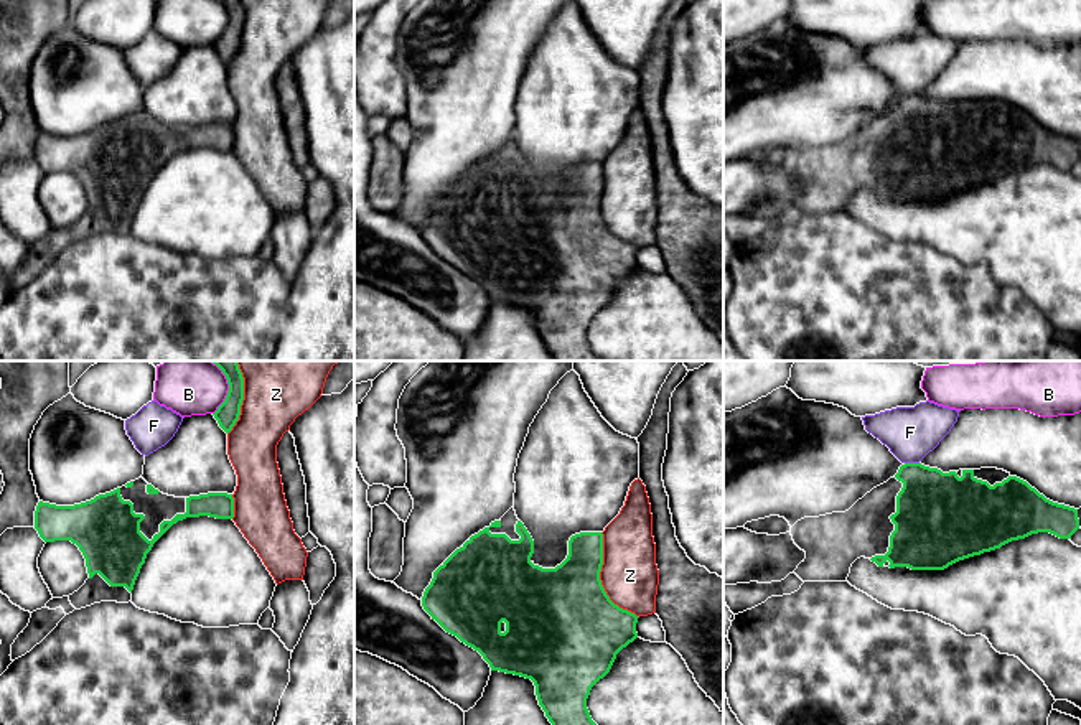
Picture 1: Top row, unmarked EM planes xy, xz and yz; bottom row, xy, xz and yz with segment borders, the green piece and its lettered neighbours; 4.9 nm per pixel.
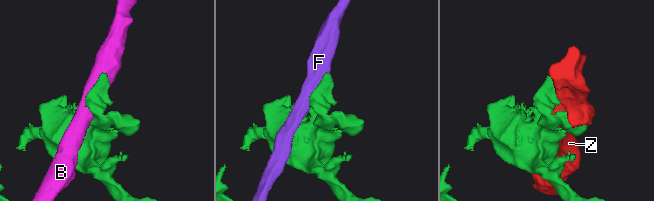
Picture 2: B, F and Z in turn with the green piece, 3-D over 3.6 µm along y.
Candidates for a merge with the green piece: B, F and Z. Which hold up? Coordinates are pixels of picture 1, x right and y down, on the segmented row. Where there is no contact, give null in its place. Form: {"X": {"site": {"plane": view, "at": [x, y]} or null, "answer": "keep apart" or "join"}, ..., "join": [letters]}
{"B": {"site": {"plane": "xy", "at": [229, 388]}, "answer": "keep apart"}, "F": {"site": {"plane": "yz", "at": [912, 463]}, "answer": "keep apart"}, "Z": {"site": {"plane": "xz", "at": [600, 580]}, "answer": "keep apart"}, "join": []}

